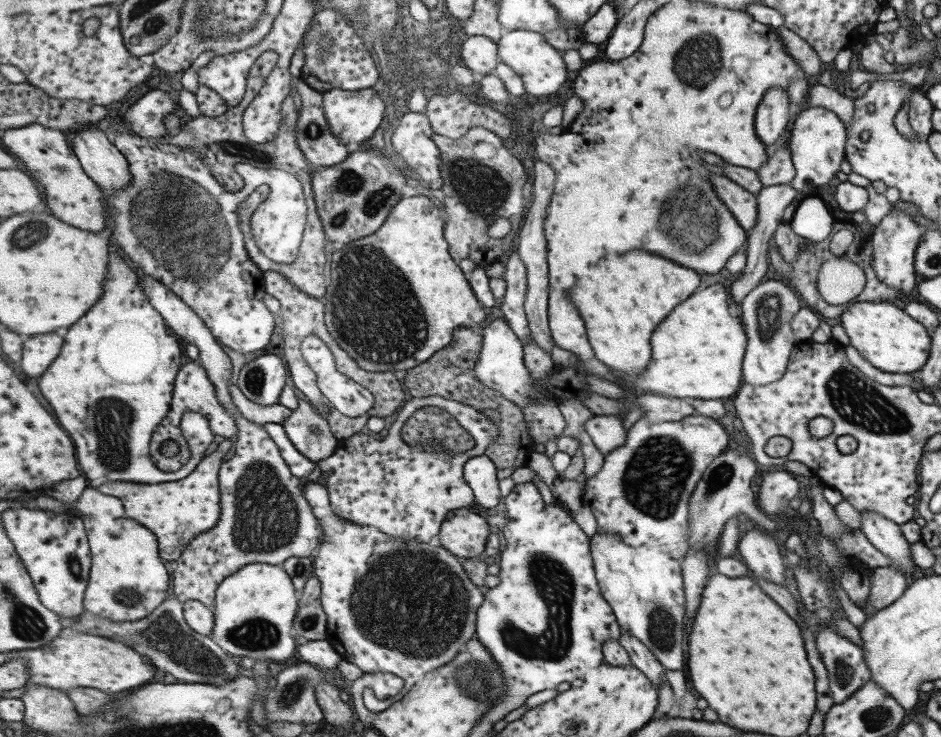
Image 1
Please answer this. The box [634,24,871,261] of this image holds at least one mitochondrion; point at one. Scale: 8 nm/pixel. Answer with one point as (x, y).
(697, 63)

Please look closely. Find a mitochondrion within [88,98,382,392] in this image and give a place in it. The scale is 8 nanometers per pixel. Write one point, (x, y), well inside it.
(176, 220)

